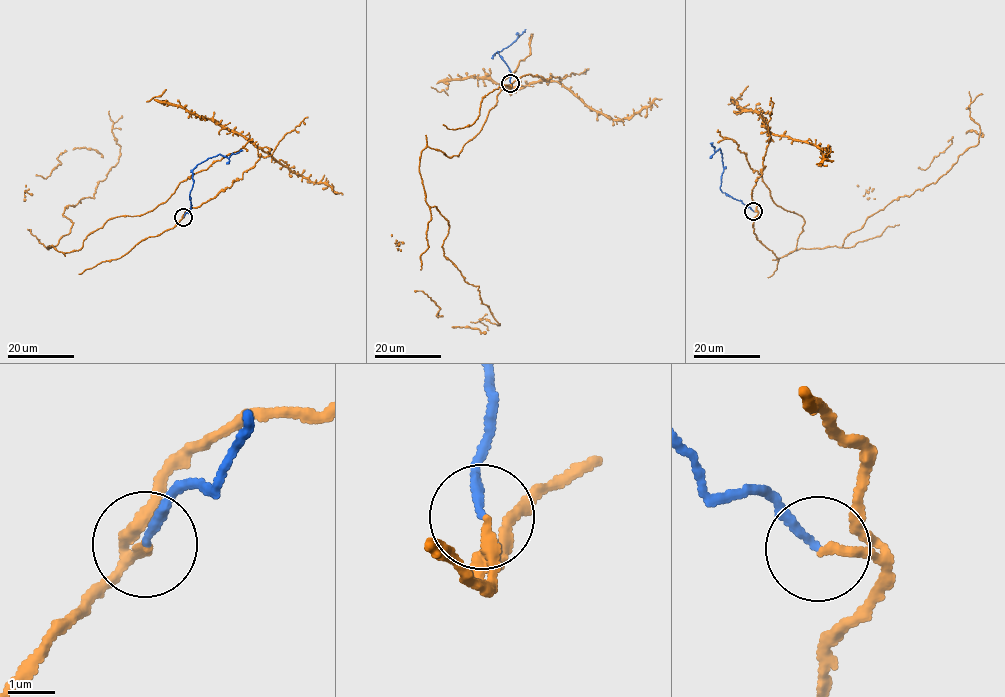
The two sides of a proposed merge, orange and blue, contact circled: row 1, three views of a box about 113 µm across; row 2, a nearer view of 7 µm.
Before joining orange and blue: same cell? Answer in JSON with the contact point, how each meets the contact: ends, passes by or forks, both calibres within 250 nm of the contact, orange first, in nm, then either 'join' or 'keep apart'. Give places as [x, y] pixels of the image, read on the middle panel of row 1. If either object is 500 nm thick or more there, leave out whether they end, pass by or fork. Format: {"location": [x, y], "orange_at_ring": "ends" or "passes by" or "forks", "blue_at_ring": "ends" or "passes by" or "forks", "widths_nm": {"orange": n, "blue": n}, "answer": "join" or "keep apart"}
{"location": [510, 83], "orange_at_ring": "ends", "blue_at_ring": "ends", "widths_nm": {"orange": 200, "blue": 170}, "answer": "keep apart"}

